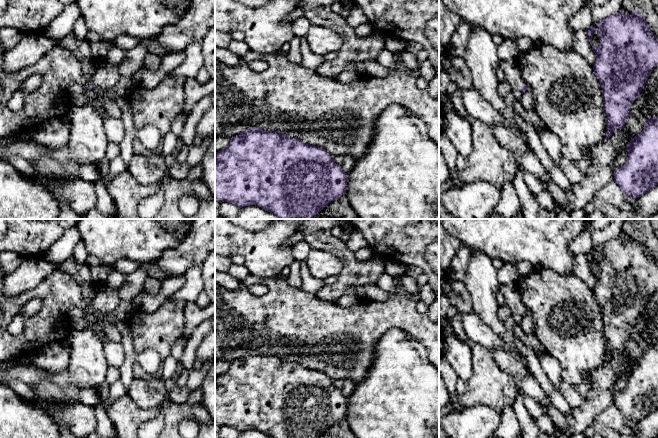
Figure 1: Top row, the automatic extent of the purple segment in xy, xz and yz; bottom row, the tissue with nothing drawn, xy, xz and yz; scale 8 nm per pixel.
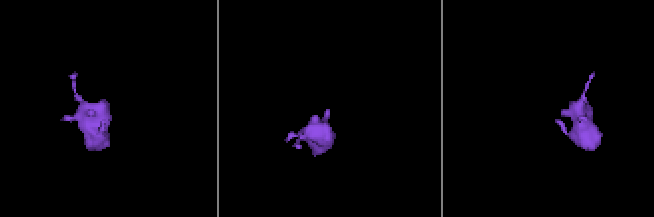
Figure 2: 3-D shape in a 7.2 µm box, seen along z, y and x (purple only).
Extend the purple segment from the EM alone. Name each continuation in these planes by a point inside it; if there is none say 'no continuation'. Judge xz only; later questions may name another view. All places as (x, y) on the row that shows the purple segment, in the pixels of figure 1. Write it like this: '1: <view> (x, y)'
no continuation

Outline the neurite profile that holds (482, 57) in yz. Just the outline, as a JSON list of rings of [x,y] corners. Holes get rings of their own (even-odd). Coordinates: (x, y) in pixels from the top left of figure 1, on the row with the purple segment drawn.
[[[474,27],[468,42],[464,59],[472,75],[473,88],[498,112],[506,111],[504,98],[498,93],[499,81],[496,70],[499,67],[498,46],[485,29]]]

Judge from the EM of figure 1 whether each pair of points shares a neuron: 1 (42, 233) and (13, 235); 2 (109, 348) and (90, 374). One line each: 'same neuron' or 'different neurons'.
1: same neuron
2: different neurons

